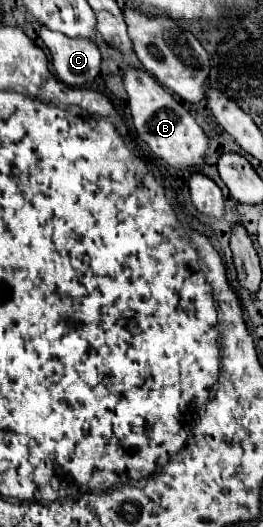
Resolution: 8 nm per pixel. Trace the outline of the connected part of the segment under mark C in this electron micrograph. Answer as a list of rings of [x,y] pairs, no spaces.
[[[41,26],[39,36],[51,52],[57,78],[67,86],[85,86],[99,74],[101,54],[93,40],[69,38],[47,26]]]

